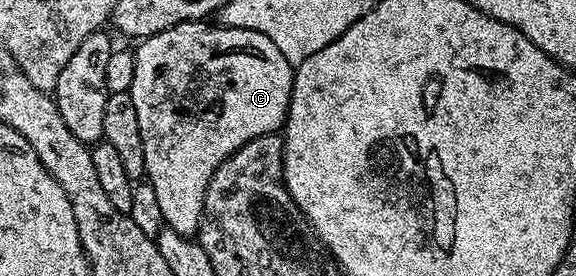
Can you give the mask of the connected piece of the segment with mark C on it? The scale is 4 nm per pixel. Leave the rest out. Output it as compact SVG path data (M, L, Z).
M188 20L182 24L171 26L154 36L144 37L141 44L133 52L133 81L129 87L131 102L135 102L135 114L139 118L139 134L143 134L143 158L145 159L145 176L153 187L153 200L161 211L164 227L175 230L180 236L192 237L201 227L201 215L203 214L203 202L207 194L207 186L211 182L211 174L227 157L235 154L247 142L251 142L256 136L271 136L280 133L285 127L285 119L289 113L291 102L291 90L293 89L294 65L283 58L281 51L276 48L275 42L255 30L243 30L242 28L227 28L218 26L213 22L200 20Z

